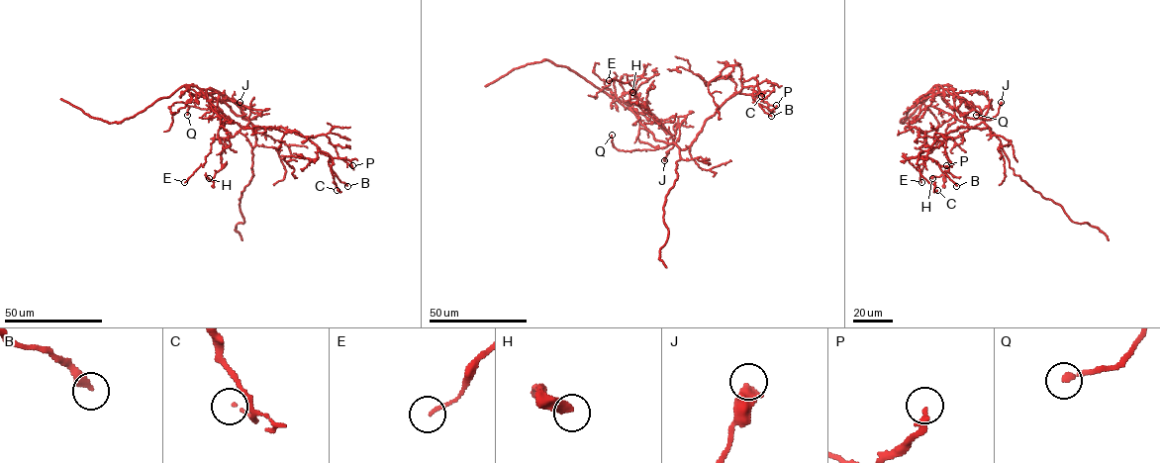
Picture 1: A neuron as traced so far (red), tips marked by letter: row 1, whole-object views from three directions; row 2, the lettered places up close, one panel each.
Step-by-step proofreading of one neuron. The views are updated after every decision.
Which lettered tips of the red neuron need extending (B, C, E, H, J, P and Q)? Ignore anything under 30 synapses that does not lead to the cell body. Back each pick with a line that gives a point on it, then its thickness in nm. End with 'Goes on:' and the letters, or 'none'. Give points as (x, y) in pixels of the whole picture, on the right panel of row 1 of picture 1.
Goes on: none

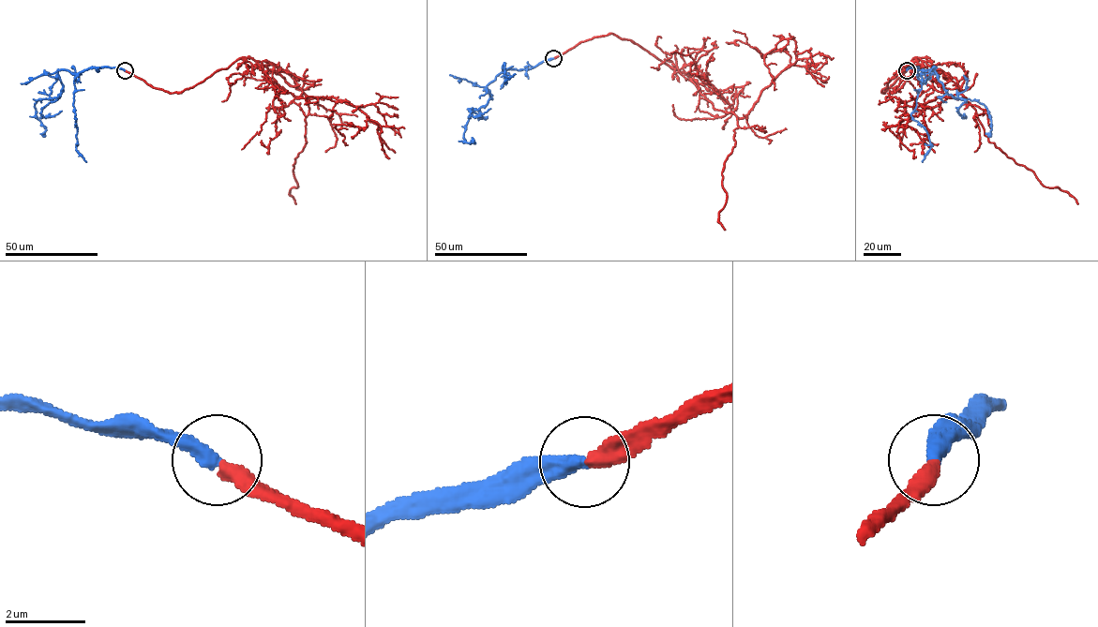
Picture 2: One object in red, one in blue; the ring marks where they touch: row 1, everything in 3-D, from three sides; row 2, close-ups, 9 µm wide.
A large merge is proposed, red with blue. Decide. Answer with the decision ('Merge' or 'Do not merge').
Merge

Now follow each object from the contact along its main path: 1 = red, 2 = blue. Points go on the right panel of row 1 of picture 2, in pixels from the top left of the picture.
1: (906, 69), (881, 91), (919, 58), (954, 77), (966, 98), (928, 100), (887, 127), (904, 125), (937, 144)
2: (906, 69), (916, 67), (918, 73), (933, 69), (943, 88), (953, 97), (984, 105), (991, 129), (985, 134)

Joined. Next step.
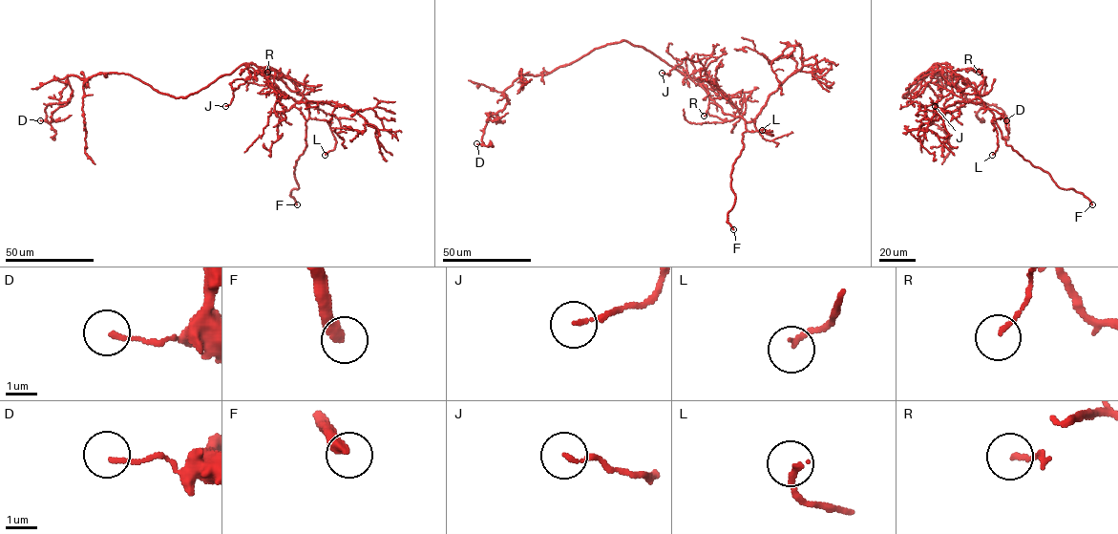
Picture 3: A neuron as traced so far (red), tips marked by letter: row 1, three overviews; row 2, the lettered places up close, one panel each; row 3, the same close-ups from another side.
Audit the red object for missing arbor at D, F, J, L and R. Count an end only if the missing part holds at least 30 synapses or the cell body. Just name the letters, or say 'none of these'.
F

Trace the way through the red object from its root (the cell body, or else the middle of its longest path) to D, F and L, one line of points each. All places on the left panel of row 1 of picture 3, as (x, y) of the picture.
D: (227, 74), (179, 97), (123, 74), (85, 79), (68, 75), (71, 96), (47, 105), (46, 118), (40, 120)
F: (227, 74), (253, 64), (308, 102), (306, 145), (294, 167), (298, 188), (290, 194), (297, 204)
L: (227, 74), (253, 64), (300, 93), (309, 117), (326, 120), (334, 136), (335, 147), (325, 155)

